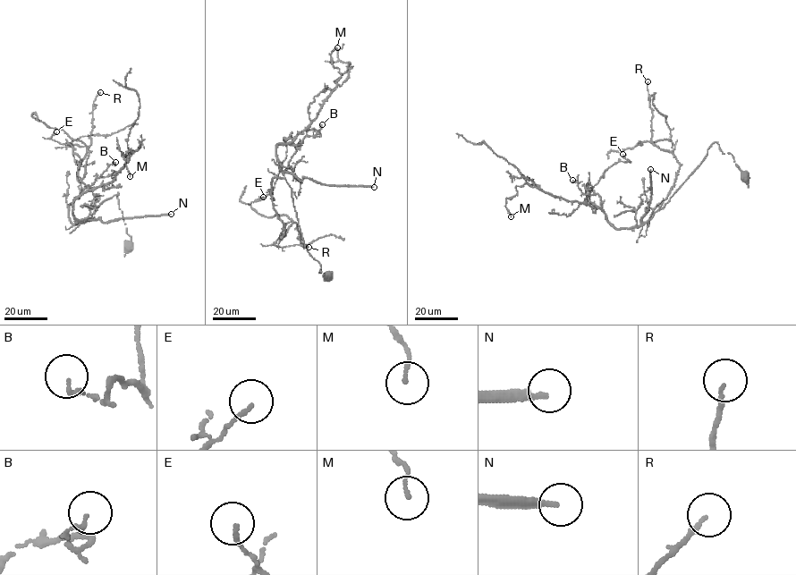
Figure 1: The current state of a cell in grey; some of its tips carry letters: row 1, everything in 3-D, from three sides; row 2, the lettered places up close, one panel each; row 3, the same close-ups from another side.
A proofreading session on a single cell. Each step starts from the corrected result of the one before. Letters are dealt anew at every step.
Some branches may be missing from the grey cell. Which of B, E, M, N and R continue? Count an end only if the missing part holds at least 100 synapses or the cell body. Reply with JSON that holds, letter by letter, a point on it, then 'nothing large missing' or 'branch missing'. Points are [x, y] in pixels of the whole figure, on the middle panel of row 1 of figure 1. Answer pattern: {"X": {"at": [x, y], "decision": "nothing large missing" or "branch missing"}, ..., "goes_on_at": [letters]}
{"B": {"at": [322, 124], "decision": "nothing large missing"}, "E": {"at": [263, 197], "decision": "nothing large missing"}, "M": {"at": [337, 47], "decision": "nothing large missing"}, "N": {"at": [374, 187], "decision": "branch missing"}, "R": {"at": [309, 247], "decision": "nothing large missing"}, "goes_on_at": ["N"]}

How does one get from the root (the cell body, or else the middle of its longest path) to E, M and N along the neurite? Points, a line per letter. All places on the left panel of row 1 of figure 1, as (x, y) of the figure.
E: (128, 245), (118, 192), (89, 220), (75, 217), (88, 188), (56, 131)
M: (128, 245), (118, 192), (83, 223), (72, 206), (85, 192), (112, 181), (131, 148), (122, 153), (130, 176)
N: (128, 245), (131, 238), (118, 192), (100, 205), (89, 220), (80, 222), (171, 214)

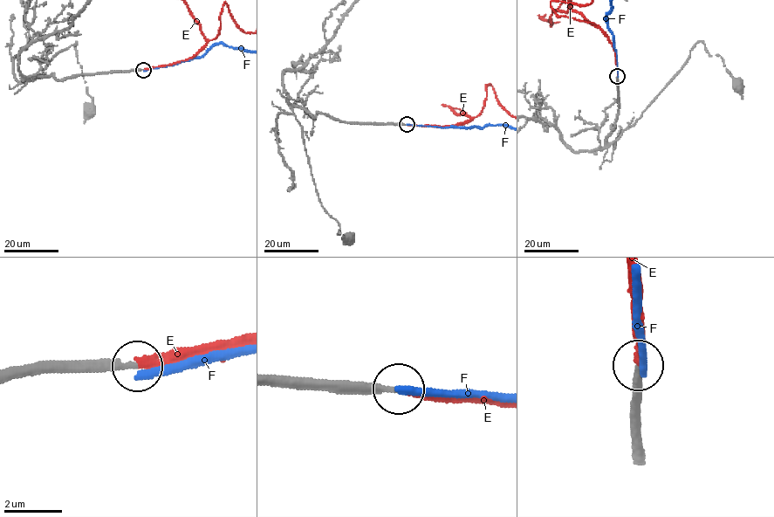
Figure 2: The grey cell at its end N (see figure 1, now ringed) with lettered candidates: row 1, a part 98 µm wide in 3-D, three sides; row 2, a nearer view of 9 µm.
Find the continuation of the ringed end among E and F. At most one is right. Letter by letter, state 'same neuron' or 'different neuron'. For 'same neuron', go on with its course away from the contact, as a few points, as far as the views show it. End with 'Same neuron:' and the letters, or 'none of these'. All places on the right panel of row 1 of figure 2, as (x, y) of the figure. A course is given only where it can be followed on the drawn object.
E: same neuron
F: different neuron
Same neuron: E

